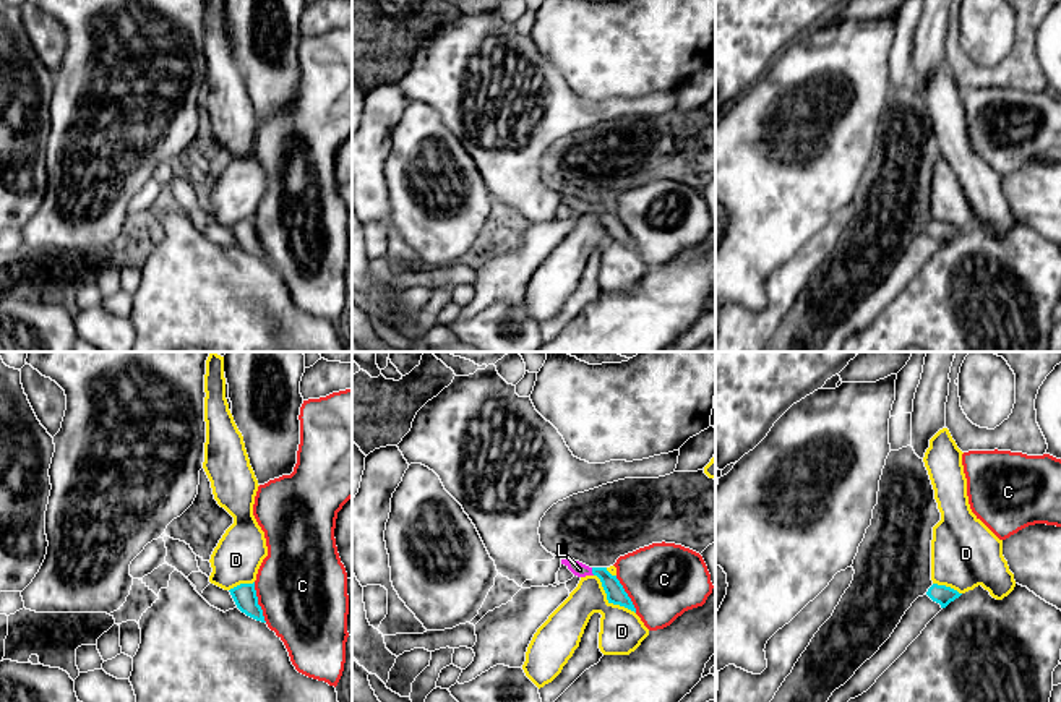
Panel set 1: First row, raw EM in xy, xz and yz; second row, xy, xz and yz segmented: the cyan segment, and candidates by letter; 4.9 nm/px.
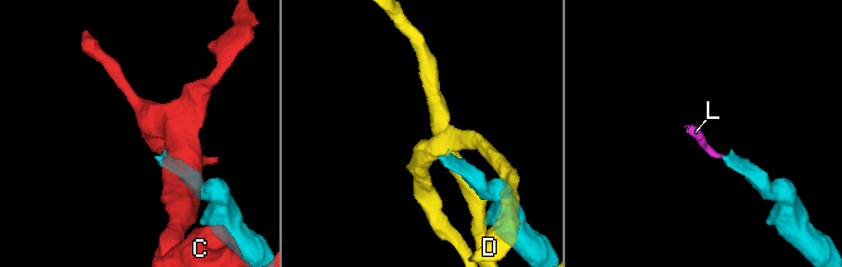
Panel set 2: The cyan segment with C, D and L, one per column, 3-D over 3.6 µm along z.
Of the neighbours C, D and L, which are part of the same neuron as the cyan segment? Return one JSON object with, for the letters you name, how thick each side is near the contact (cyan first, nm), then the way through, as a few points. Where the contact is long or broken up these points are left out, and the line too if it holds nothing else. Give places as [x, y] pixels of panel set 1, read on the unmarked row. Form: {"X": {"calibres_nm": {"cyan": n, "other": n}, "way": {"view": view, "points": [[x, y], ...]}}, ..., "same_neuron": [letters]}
{"L": {"calibres_nm": {"cyan": 100, "other": 70}, "way": {"view": "xz", "points": [[615, 231], [612, 222], [592, 208], [579, 206]]}}, "same_neuron": ["L"]}

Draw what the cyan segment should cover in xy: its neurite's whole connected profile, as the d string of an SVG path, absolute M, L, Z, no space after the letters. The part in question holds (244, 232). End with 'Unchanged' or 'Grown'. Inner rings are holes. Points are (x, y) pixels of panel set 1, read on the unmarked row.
M240 220L229 227L237 245L245 250L247 253L266 259L263 253L263 246L258 242L258 233L253 220Z. Unchanged

